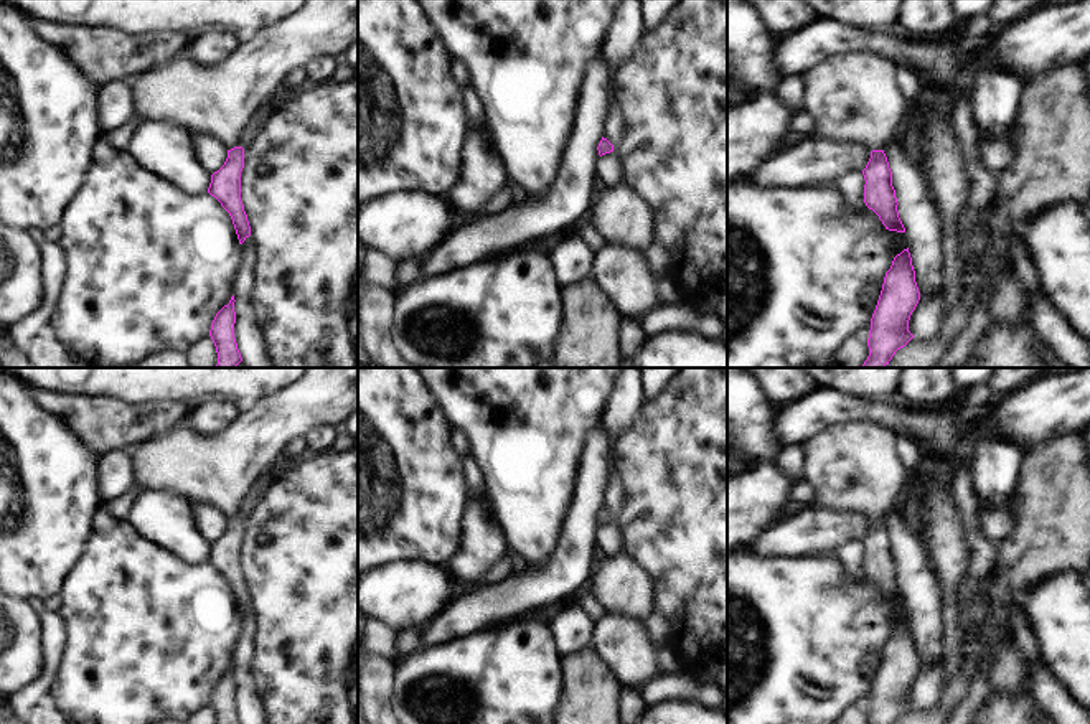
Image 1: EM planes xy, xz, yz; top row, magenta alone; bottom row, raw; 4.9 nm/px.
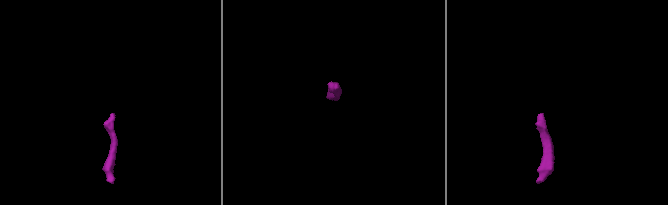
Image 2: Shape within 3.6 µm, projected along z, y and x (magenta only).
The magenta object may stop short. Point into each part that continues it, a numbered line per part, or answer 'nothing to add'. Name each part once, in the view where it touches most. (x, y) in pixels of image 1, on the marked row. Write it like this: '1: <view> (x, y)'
1: xy (220, 101).

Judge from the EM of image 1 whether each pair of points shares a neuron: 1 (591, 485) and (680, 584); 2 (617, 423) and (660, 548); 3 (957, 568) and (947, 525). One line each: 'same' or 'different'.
1: different
2: different
3: same

